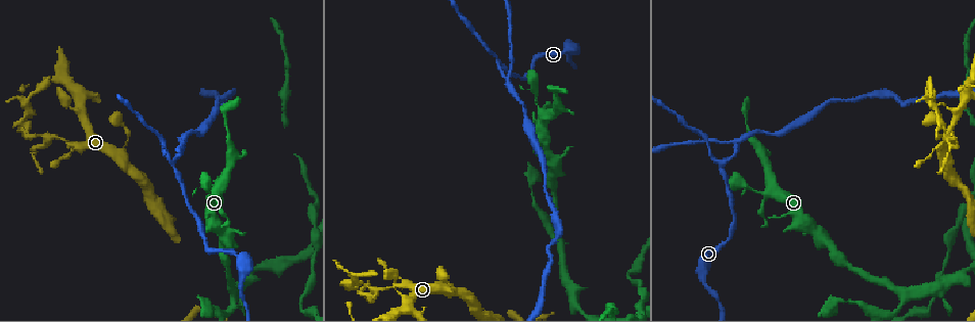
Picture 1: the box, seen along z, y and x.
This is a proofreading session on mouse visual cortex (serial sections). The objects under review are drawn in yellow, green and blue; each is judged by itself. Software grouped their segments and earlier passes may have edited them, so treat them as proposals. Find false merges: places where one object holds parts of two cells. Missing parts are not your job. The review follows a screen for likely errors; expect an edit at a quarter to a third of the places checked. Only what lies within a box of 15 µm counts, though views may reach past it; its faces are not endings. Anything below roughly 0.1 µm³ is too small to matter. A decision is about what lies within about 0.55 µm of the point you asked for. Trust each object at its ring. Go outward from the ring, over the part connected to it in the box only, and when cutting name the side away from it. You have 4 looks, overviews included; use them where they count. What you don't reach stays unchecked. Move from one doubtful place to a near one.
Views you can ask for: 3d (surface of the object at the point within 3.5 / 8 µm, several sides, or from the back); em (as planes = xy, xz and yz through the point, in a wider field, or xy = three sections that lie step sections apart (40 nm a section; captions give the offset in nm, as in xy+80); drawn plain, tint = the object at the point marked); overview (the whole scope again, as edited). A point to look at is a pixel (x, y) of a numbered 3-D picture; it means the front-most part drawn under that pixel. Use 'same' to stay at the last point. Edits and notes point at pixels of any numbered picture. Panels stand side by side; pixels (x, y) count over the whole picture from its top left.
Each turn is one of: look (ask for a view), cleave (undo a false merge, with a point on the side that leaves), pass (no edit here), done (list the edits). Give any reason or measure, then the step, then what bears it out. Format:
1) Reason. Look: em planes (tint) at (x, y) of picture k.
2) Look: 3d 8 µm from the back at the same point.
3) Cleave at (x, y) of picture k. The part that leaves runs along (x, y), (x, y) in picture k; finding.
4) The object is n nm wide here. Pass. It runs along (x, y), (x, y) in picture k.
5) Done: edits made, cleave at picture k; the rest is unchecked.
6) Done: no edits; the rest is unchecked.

A fork. Look: 3d 3.5 µm at (180, 141) of picture 1.

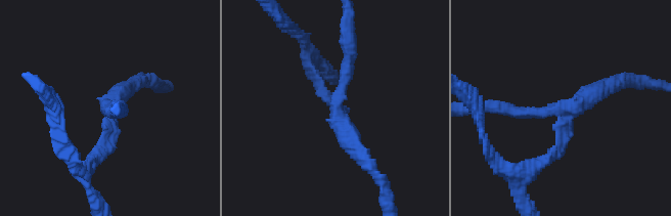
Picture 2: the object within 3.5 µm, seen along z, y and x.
3 arms meet here; the arms are 200, 200, 250 nm wide; now the EM. Look: em xy step 3 (tint) at (339, 112) of picture 2.

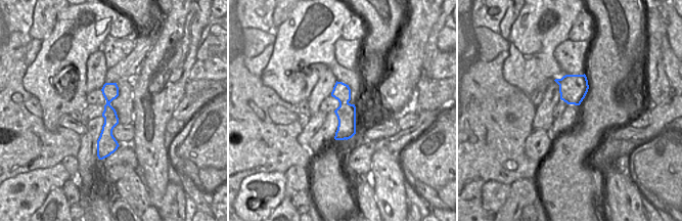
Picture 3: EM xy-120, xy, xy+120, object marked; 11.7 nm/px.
Pass. One cell here.

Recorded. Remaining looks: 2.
Branch point. Look: 3d 3.5 µm at (447, 290) of picture 1.

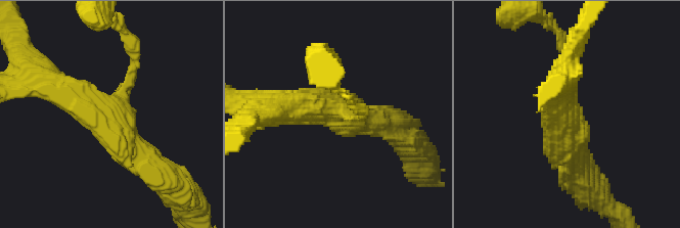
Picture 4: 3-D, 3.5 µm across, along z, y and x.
3 arms meet here; the arms are 100, 400, 400 nm wide; now the EM. Look: em xy step 1 (tint) at (113, 105) of picture 4.

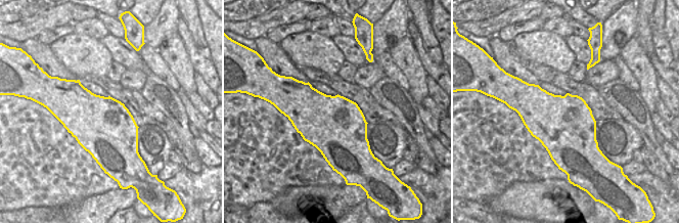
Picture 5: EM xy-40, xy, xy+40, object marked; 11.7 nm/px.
Pass. It runs along (36, 77), (80, 96), (152, 168) in picture 4; all the same cell.

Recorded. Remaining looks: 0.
Done: no edits; the rest is unchecked.

